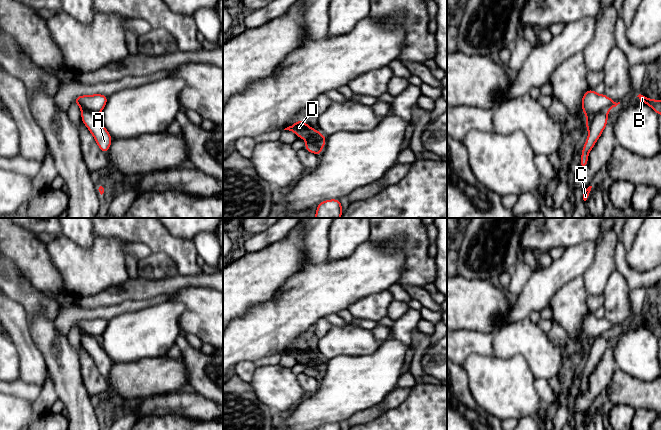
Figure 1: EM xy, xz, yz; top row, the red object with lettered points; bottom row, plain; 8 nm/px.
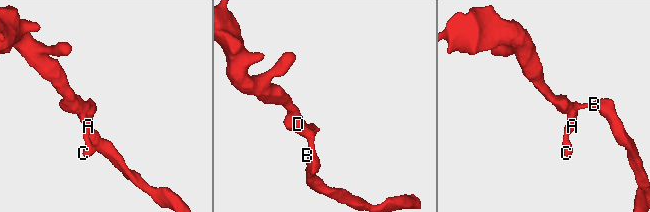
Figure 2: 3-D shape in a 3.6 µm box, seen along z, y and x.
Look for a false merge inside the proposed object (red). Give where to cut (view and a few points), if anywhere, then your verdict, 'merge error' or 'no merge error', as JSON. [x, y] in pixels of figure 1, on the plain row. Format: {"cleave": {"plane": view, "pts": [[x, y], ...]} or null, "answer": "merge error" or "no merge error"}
{"cleave": {"plane": "yz", "pts": [[607, 334], [602, 334], [587, 342]]}, "answer": "merge error"}

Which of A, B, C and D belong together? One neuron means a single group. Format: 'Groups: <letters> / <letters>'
Groups: A C / B D

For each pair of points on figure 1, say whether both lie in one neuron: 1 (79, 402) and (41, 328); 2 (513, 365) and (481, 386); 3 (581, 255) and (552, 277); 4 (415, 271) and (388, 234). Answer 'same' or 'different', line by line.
1: same
2: same
3: same
4: same

